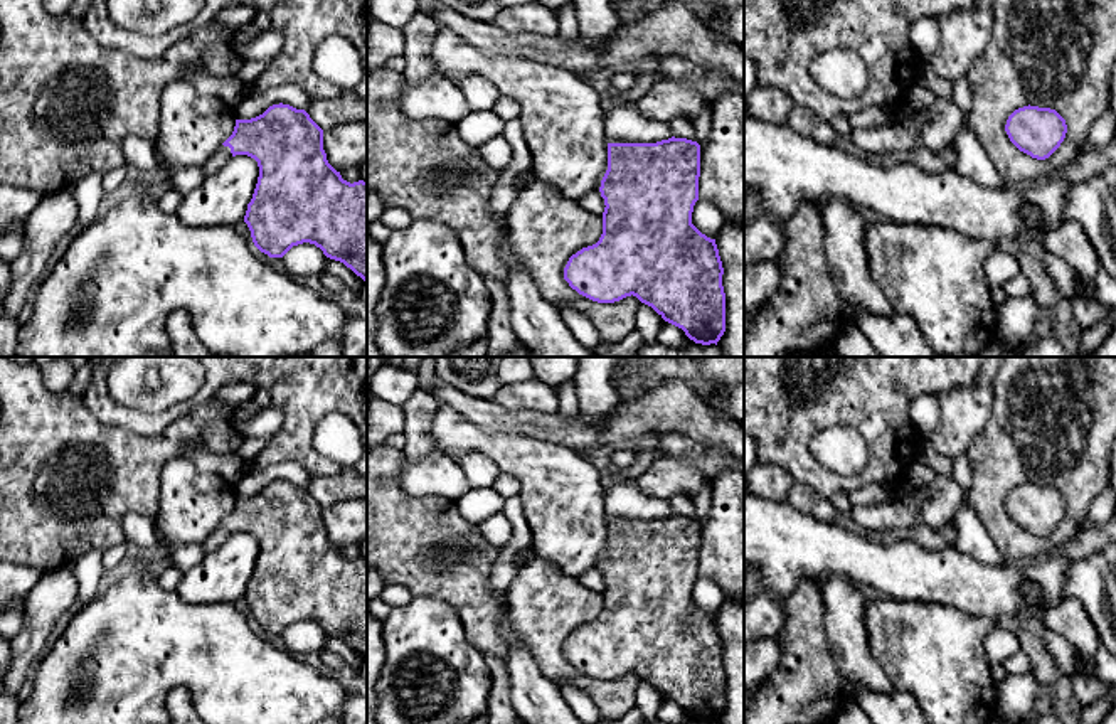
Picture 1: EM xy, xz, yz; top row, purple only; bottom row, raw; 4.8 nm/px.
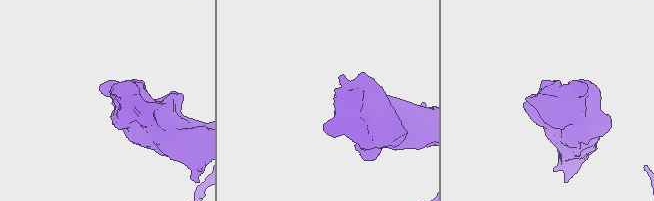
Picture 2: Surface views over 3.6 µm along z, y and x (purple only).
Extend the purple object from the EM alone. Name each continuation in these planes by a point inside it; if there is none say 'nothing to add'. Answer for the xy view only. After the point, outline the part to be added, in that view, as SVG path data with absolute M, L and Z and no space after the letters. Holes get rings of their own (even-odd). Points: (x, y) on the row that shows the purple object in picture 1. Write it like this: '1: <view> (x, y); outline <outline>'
1: xy (223, 154); outline M221 145L212 157L202 165L205 177L215 173L232 157L231 148Z

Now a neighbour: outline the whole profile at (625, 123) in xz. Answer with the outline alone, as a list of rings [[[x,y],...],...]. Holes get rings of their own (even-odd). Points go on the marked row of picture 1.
[[[616,106],[604,113],[608,143],[656,143],[673,136],[670,125],[643,116],[635,106]]]

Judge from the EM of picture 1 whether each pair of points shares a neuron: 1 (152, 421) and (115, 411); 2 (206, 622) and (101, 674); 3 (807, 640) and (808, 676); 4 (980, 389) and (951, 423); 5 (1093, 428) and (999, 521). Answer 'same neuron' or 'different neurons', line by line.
1: same neuron
2: same neuron
3: same neuron
4: same neuron
5: same neuron

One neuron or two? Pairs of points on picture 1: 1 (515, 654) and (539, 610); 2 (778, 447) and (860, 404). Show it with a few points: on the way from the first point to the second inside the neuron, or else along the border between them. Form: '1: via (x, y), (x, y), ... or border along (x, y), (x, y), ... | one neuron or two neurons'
1: border along (504, 605), (512, 630), (544, 674) | two neurons
2: via (798, 426), (820, 404), (840, 404) | one neuron

